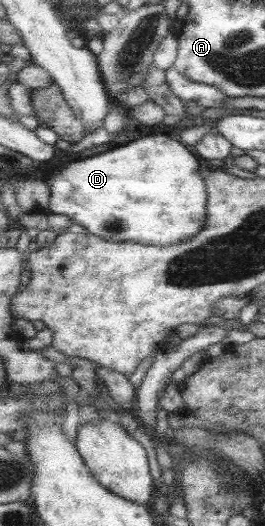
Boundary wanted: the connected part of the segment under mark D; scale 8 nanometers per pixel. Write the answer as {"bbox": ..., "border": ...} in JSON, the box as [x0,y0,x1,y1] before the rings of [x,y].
{"bbox":[44,134,205,244],"border":[[[164,134],[136,138],[98,156],[66,163],[50,173],[44,184],[49,188],[46,210],[67,216],[69,222],[78,222],[88,234],[112,242],[180,244],[199,234],[205,223],[205,184],[198,172],[198,160],[187,145]]]}

